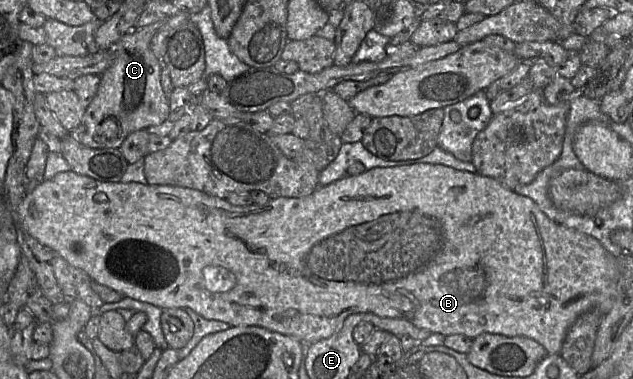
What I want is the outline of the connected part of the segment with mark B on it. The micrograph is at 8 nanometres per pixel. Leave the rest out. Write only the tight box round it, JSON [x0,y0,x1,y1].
[17,163,617,354]

